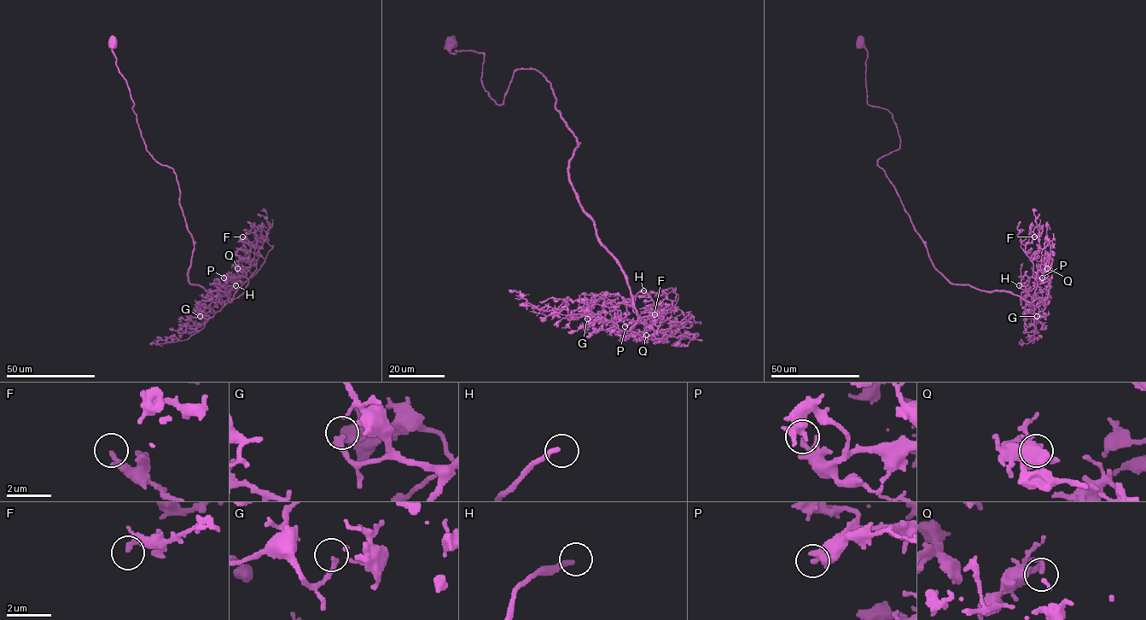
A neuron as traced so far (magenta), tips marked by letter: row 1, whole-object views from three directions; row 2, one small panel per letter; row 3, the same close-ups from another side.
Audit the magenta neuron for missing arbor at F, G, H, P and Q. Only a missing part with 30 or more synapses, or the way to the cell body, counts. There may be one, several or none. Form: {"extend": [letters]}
{"extend": ["G", "H"]}

